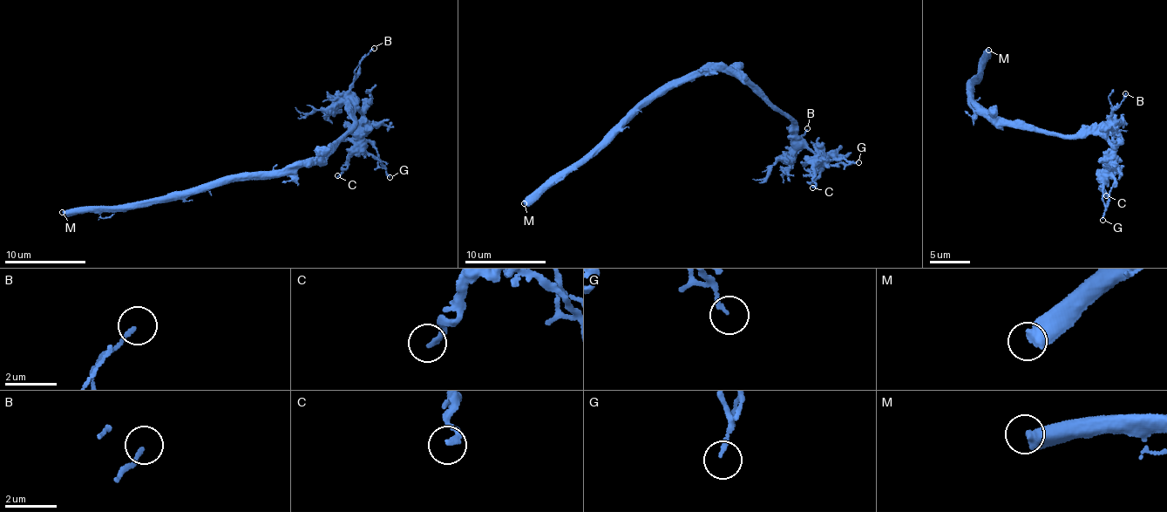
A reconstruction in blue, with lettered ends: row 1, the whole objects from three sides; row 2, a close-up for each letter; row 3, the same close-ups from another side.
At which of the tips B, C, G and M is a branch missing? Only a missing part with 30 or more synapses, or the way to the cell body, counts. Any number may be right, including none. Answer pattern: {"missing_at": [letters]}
{"missing_at": ["M"]}

